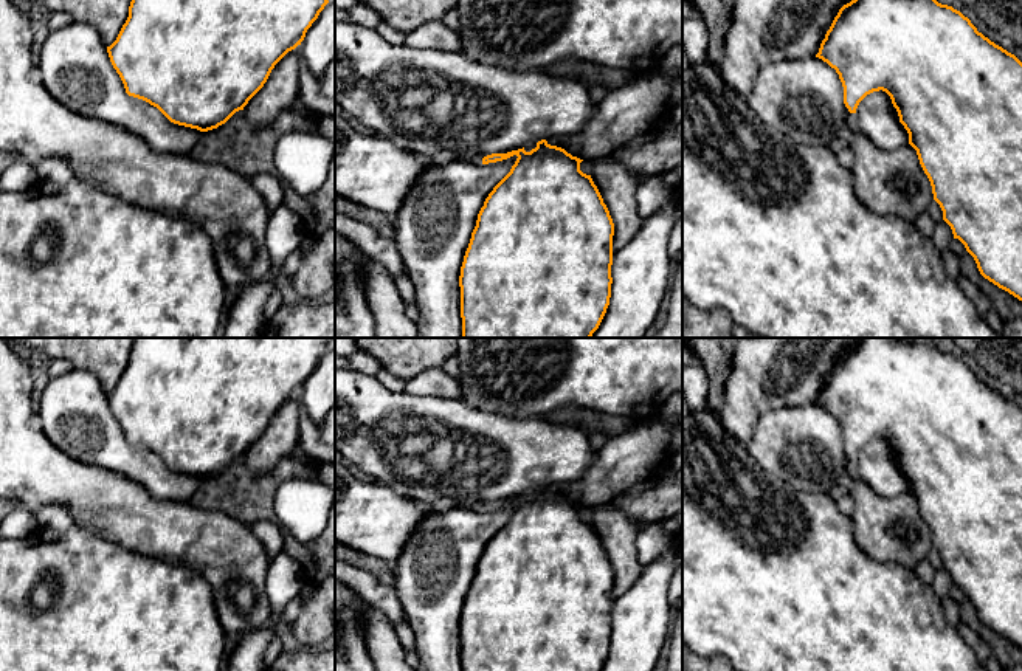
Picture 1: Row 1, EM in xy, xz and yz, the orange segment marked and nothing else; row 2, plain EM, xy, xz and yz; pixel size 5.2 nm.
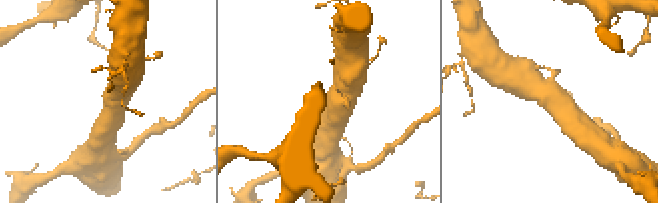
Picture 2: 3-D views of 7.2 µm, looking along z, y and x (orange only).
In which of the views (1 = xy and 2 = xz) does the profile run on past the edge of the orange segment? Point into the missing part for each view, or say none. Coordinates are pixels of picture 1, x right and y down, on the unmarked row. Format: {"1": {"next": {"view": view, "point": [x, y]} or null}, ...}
{"1": {"next": null}, "2": {"next": {"view": "xz", "point": [478, 507]}}}

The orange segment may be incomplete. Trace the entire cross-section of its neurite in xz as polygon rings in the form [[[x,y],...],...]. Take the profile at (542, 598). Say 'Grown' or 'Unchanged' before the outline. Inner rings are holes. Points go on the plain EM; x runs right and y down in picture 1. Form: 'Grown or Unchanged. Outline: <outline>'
Grown. Outline: [[[546,487],[526,499],[471,504],[462,508],[489,511],[516,502],[510,519],[484,549],[461,614],[462,671],[600,671],[611,645],[614,570],[591,522],[580,518],[583,507]]]

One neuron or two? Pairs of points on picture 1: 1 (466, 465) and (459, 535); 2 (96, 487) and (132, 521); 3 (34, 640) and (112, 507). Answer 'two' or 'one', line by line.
1: two
2: one
3: two

